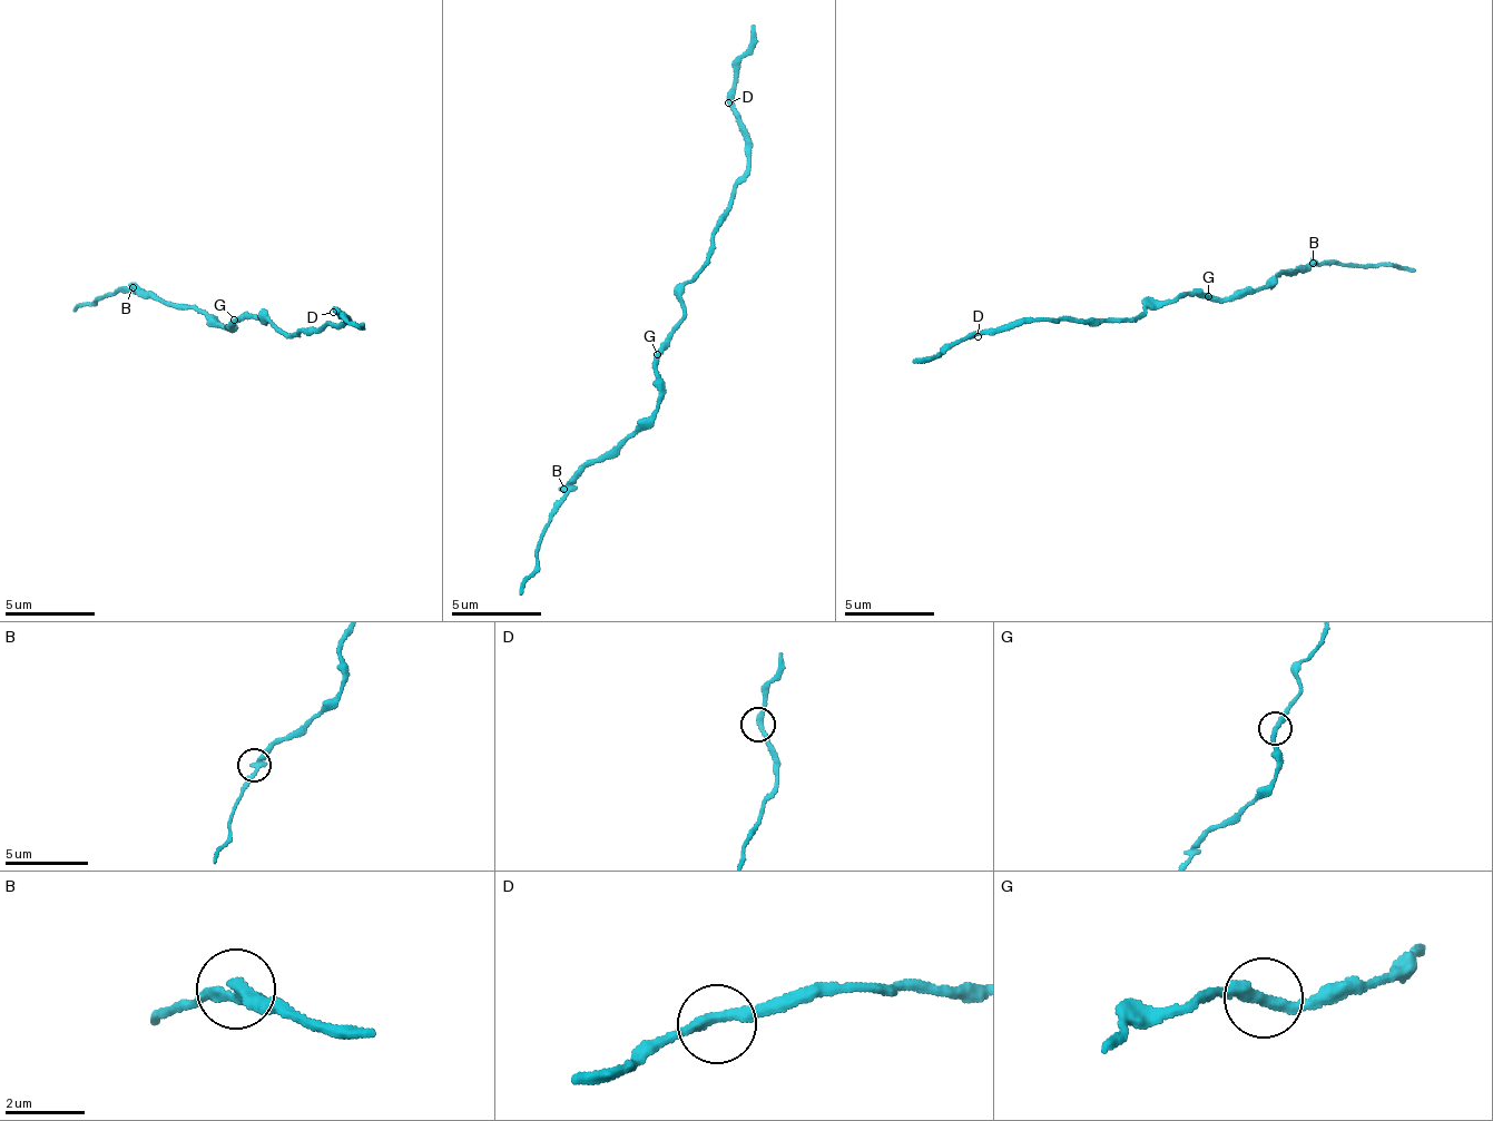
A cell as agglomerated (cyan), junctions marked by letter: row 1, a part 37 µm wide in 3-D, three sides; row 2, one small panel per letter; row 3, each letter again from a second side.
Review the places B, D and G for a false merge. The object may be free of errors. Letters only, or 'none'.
B

